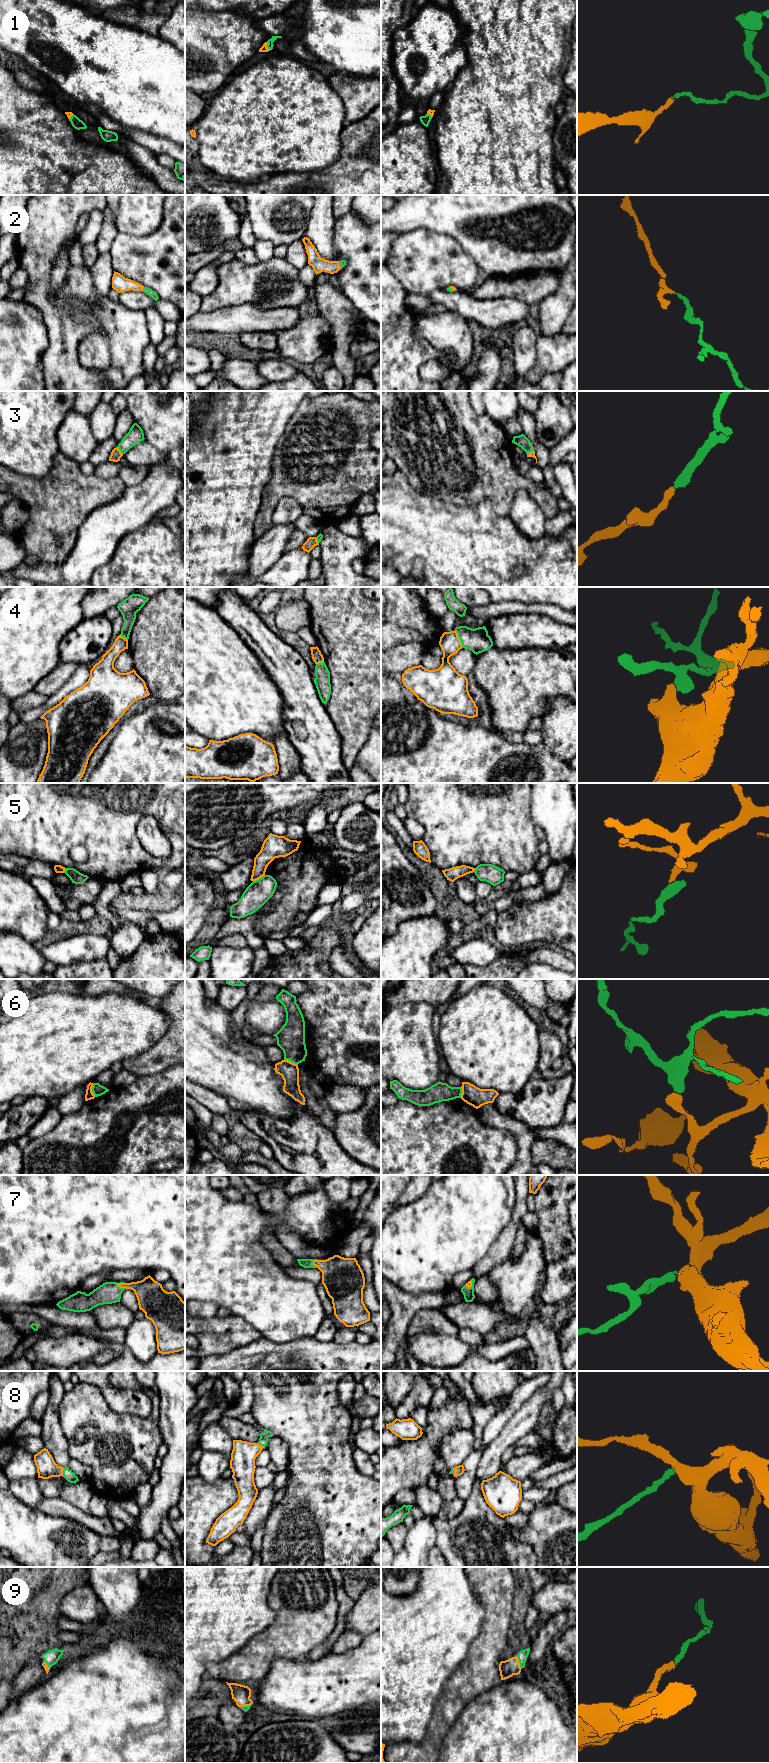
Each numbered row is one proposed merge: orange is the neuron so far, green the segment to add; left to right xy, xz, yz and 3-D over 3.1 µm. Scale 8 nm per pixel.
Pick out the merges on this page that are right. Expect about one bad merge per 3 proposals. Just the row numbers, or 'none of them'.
1, 2, 3, 7, 8, 9

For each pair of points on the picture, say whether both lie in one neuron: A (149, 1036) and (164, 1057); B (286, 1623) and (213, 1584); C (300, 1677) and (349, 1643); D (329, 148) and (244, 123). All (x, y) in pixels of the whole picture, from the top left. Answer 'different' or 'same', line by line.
A: different
B: different
C: different
D: same

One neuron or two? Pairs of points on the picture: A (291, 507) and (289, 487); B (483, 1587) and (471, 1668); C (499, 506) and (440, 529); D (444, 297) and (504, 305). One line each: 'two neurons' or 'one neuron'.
A: two neurons
B: one neuron
C: two neurons
D: one neuron

